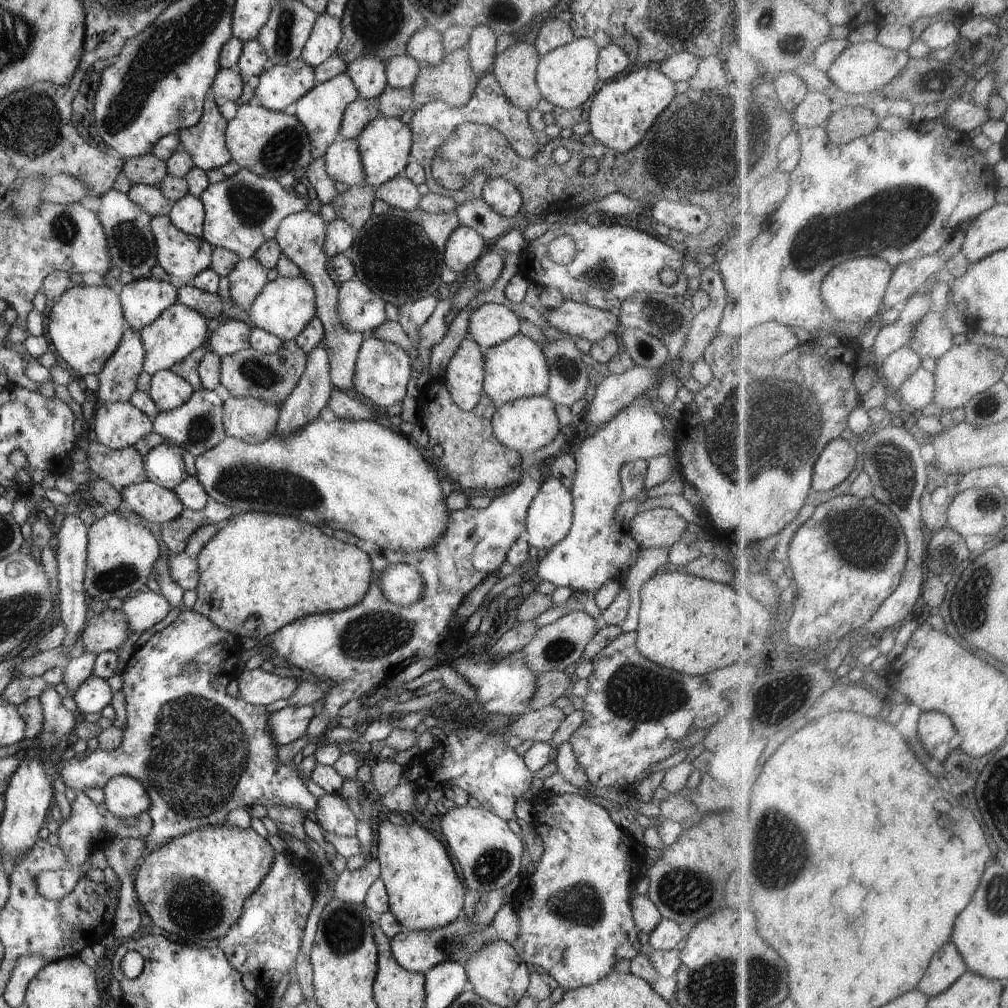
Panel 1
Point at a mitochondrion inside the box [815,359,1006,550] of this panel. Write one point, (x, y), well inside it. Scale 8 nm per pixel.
(899, 478)

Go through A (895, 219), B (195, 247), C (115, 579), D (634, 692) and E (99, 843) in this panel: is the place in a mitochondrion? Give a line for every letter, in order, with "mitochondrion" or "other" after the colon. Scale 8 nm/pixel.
A: mitochondrion
B: other
C: mitochondrion
D: mitochondrion
E: other

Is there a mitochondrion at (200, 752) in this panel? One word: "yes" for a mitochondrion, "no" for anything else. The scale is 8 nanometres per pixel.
yes

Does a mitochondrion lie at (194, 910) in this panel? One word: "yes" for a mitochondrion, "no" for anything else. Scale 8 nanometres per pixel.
yes

